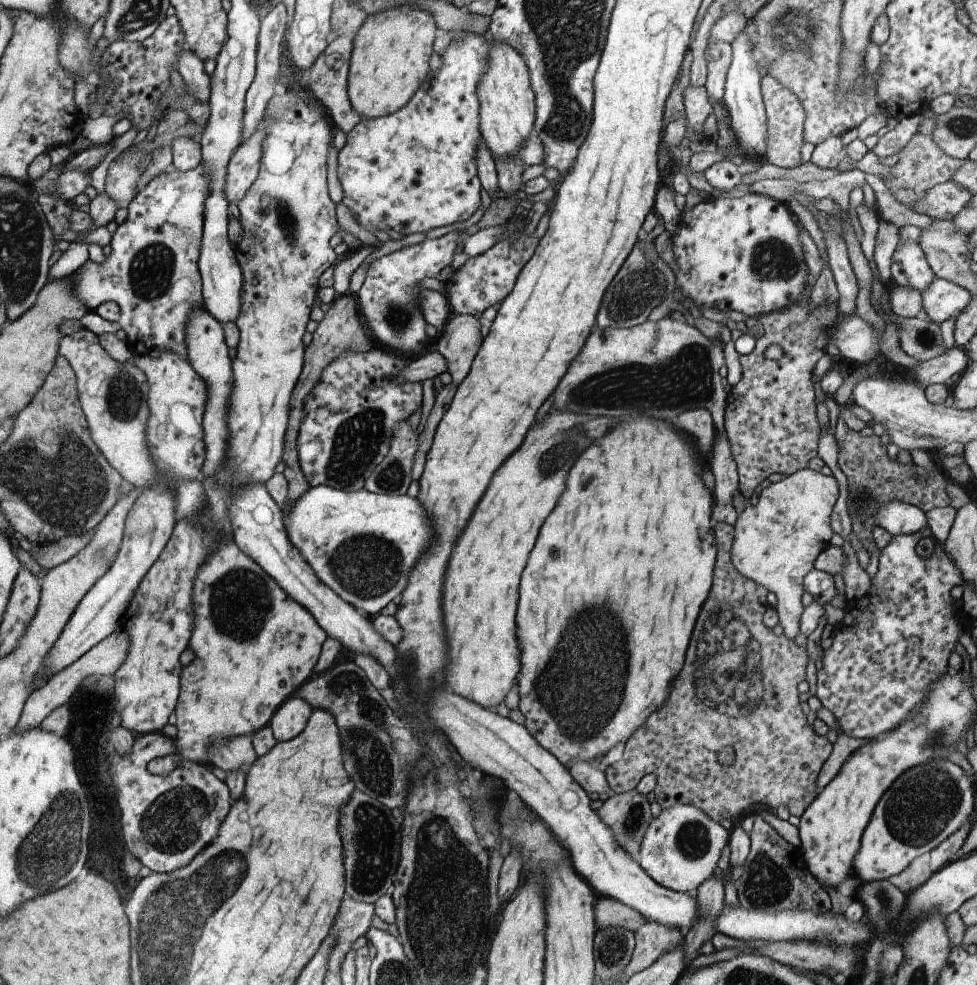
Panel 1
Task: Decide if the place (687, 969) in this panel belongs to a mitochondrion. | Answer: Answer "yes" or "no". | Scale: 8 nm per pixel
no

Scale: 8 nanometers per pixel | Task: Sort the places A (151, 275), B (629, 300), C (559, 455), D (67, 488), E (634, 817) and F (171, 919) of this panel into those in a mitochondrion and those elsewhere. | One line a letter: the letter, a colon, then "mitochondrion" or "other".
A: mitochondrion
B: mitochondrion
C: mitochondrion
D: mitochondrion
E: mitochondrion
F: mitochondrion

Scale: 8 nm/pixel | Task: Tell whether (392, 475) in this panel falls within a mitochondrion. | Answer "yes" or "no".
yes

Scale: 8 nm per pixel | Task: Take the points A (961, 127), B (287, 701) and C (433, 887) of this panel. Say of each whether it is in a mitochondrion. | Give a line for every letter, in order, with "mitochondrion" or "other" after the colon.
A: mitochondrion
B: other
C: mitochondrion

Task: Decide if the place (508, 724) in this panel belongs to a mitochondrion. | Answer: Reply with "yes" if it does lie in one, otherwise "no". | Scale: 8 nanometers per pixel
no

